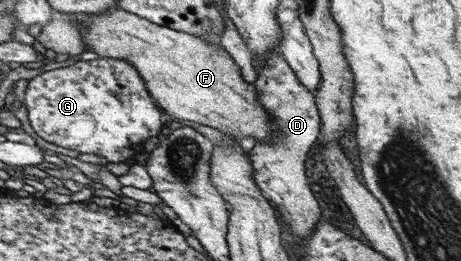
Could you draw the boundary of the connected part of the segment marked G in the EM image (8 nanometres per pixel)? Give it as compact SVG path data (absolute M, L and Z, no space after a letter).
M98 56L94 60L79 60L67 67L43 71L28 80L24 95L27 122L39 138L77 154L103 156L109 163L133 164L136 154L133 147L143 142L150 146L163 125L163 114L151 101L143 79L139 77L137 69L125 59L104 61Z

